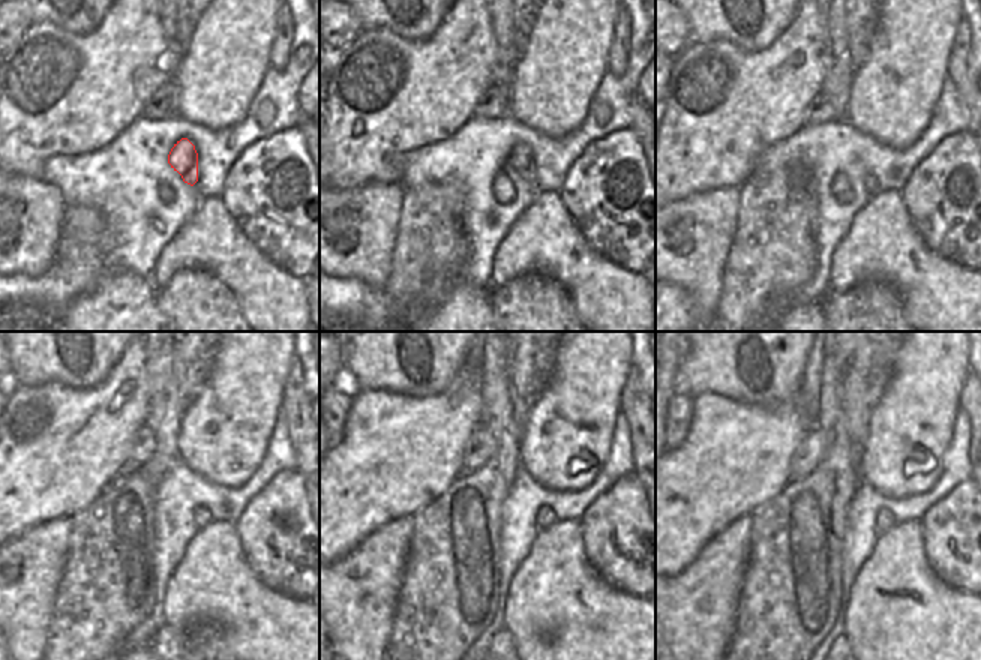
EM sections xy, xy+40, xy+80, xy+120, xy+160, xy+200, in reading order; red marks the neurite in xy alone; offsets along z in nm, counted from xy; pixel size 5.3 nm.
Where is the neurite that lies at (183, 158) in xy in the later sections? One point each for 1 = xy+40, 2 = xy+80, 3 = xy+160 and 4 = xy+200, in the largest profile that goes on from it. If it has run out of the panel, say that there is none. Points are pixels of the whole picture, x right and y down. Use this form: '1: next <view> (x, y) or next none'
1: next xy+40 (519, 158)
2: next xy+80 (870, 182)
3: next xy+160 (545, 518)
4: next xy+200 (884, 521)

